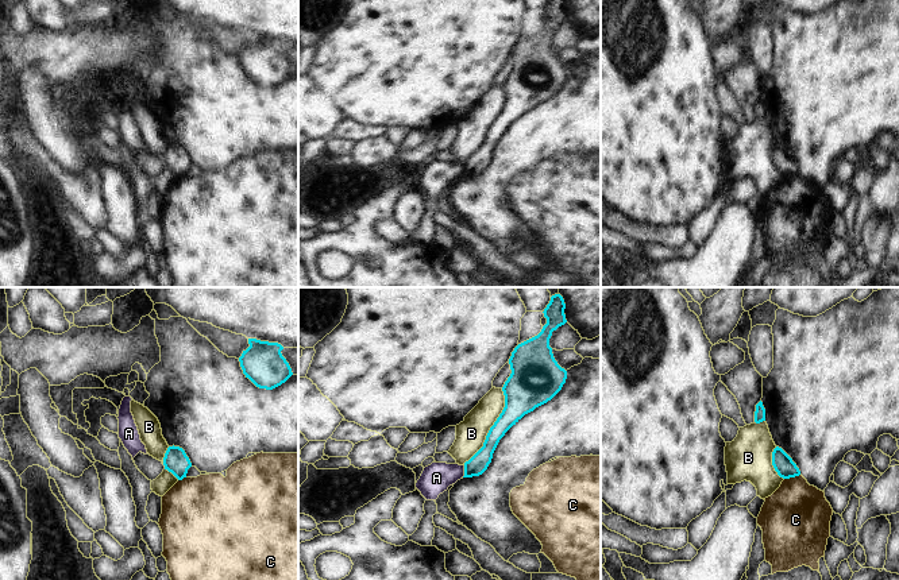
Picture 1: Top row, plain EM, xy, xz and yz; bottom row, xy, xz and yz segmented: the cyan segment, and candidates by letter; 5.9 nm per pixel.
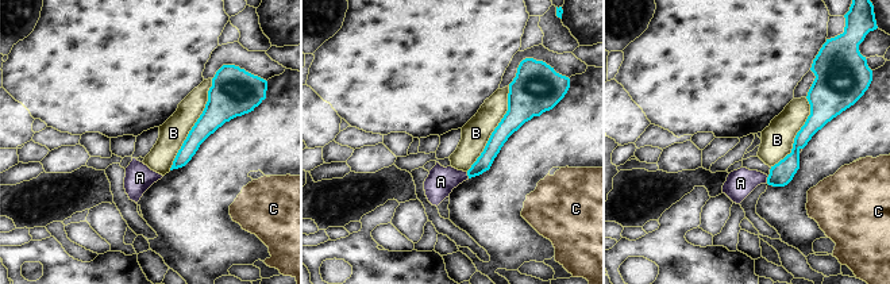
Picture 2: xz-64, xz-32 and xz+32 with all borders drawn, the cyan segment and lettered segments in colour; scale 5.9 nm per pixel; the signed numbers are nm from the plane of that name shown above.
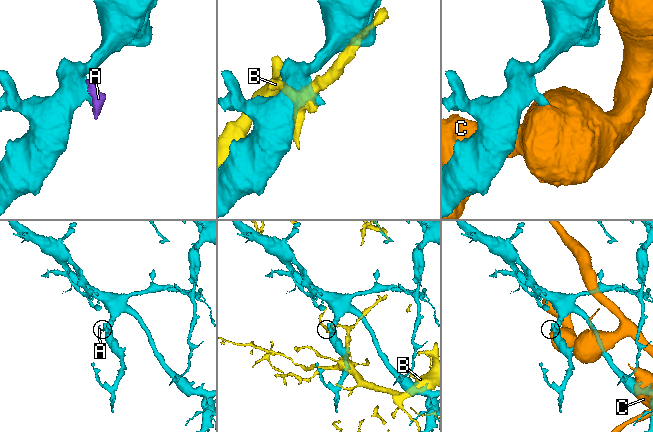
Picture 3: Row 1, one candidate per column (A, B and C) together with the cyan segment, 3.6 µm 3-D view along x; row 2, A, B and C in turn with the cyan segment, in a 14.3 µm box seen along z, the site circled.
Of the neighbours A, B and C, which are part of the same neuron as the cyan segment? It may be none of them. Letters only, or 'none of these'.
none of these

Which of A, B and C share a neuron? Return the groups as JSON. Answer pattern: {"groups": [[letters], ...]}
{"groups": [["A"], ["B"], ["C"]]}

